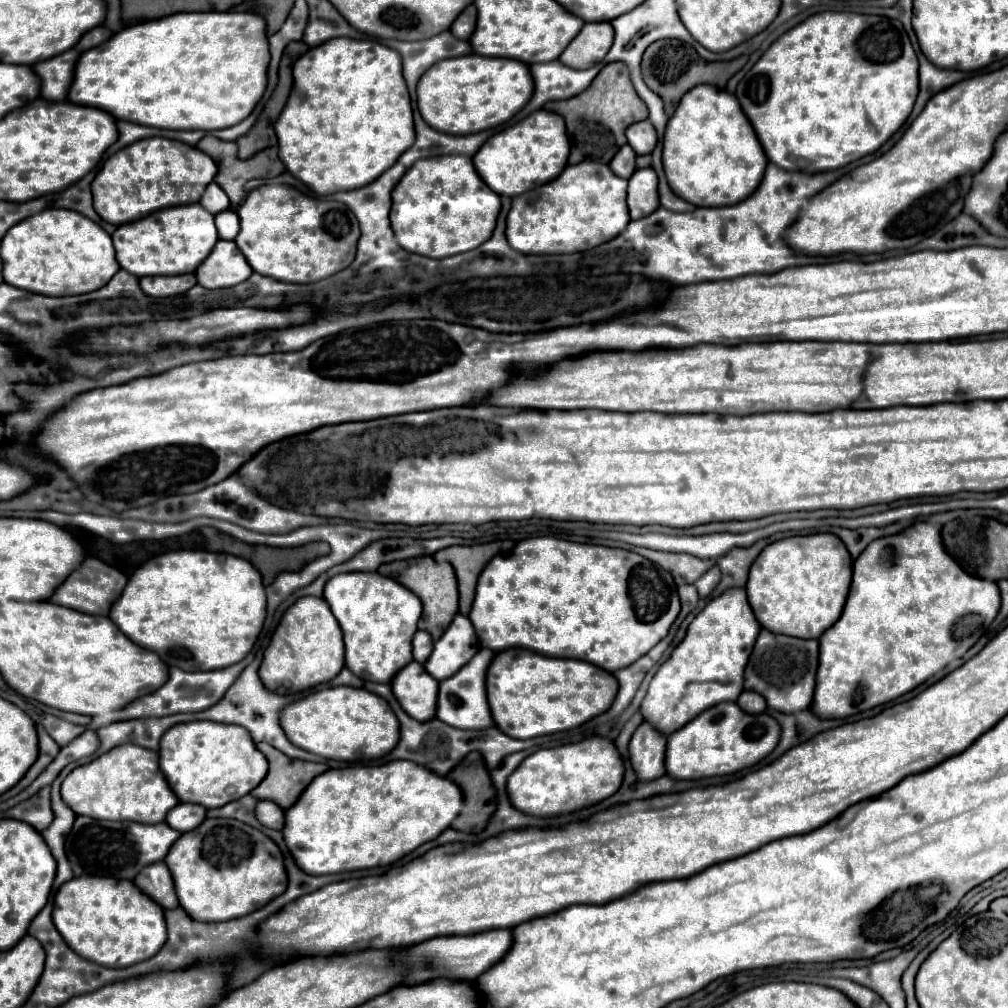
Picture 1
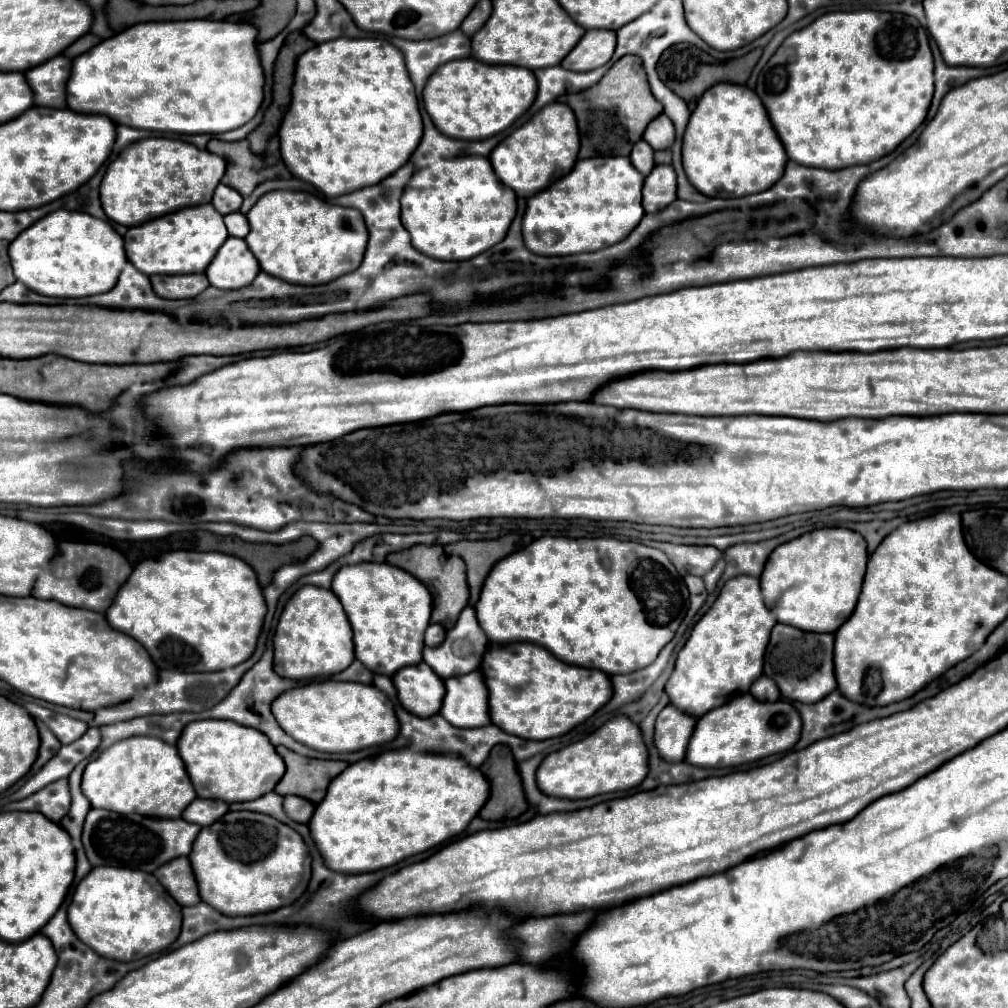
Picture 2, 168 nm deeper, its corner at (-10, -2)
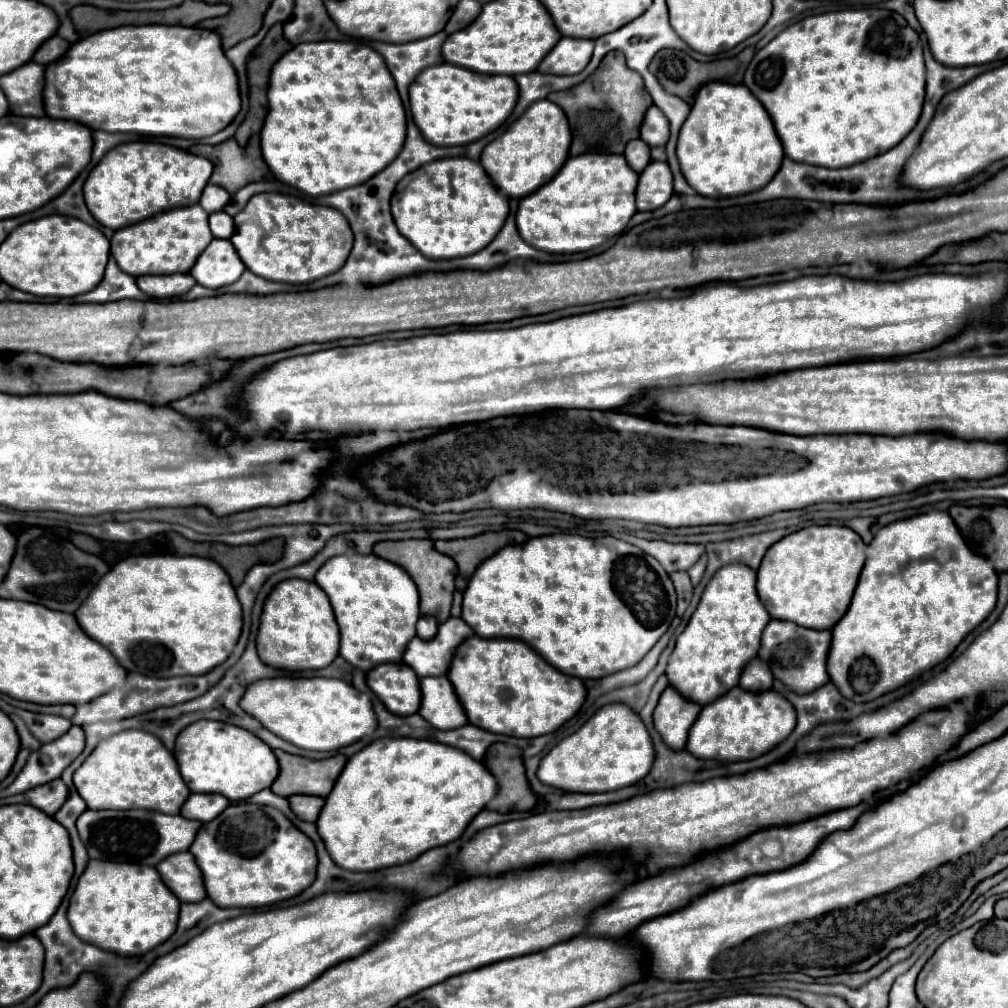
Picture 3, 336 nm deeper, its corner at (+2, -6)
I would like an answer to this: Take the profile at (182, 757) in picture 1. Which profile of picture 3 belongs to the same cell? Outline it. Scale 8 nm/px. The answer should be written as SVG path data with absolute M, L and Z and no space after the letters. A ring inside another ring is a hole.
M198 721L182 729L174 757L192 793L218 793L230 801L242 801L268 789L278 777L278 761L262 739L242 727L220 721Z

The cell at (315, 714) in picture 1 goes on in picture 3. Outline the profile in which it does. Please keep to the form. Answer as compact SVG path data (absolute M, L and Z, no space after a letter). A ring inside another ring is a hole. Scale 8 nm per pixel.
M262 679L254 685L248 685L244 697L240 699L240 707L256 717L274 735L308 751L334 751L348 747L374 733L378 727L370 697L342 679Z

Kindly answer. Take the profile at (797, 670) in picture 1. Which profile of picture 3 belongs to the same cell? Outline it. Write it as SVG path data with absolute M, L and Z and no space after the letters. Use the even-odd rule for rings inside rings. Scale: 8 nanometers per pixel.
M770 621L762 633L762 643L758 651L758 659L770 665L770 671L776 681L784 683L794 693L812 693L818 685L826 685L826 655L830 647L832 633L806 629L790 621Z

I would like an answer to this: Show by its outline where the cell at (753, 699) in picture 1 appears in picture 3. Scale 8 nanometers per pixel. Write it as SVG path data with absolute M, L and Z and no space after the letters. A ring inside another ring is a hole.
M760 659L750 661L750 665L746 665L742 677L740 677L740 687L752 693L762 693L762 691L770 691L772 689L772 673L768 669L766 663L762 663Z

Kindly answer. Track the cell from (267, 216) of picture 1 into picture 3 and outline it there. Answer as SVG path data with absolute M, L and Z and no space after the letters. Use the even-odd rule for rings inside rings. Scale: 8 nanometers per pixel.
M282 193L254 195L234 217L234 223L236 233L230 241L244 265L252 273L258 273L258 277L292 285L312 283L342 269L354 241L350 225L338 209L312 205Z

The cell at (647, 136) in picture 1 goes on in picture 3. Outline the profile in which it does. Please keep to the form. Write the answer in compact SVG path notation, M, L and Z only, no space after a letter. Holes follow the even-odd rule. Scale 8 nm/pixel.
M652 105L644 117L644 123L640 129L640 139L646 141L646 145L650 145L650 147L662 147L662 145L666 145L668 135L670 135L668 119L664 117L664 113L658 107Z

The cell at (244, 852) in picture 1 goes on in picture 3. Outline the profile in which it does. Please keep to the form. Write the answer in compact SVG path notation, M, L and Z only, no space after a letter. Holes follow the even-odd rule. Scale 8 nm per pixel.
M230 805L216 819L202 823L202 827L198 829L198 837L194 839L194 845L190 845L188 851L194 853L194 859L202 869L206 895L214 901L214 905L222 909L228 907L256 909L276 905L280 901L300 895L316 877L318 859L314 843L302 831L298 831L278 809L272 807Z

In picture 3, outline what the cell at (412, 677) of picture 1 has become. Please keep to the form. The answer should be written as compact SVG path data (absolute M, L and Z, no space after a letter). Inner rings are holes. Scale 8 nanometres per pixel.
M402 663L378 665L376 669L368 671L368 685L374 689L378 699L386 705L388 711L406 715L418 711L418 675L414 669Z

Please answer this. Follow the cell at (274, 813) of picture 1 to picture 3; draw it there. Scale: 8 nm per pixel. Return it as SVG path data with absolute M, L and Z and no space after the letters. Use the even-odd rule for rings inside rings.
M292 795L292 797L288 797L288 801L290 801L290 809L296 813L296 817L302 821L310 821L310 823L314 823L318 819L318 813L324 805L322 797L312 797L312 795Z

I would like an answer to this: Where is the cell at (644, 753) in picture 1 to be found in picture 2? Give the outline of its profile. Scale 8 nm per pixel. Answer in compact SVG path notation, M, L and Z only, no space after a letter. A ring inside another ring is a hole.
M666 705L656 719L654 745L666 761L682 761L686 757L686 747L692 737L696 725L696 717L674 709L674 705Z

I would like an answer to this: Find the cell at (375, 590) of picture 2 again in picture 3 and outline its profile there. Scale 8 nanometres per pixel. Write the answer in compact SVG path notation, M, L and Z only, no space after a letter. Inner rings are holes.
M338 555L328 559L314 579L320 589L328 595L338 627L340 627L340 657L344 657L352 667L368 673L382 663L400 663L406 645L416 635L416 621L420 619L418 591L410 575L398 565L384 561L376 555Z

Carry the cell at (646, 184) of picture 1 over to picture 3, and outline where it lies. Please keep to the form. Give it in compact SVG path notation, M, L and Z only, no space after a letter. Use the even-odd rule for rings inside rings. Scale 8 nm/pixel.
M652 161L642 173L636 189L638 211L660 209L672 197L672 173L668 163Z

